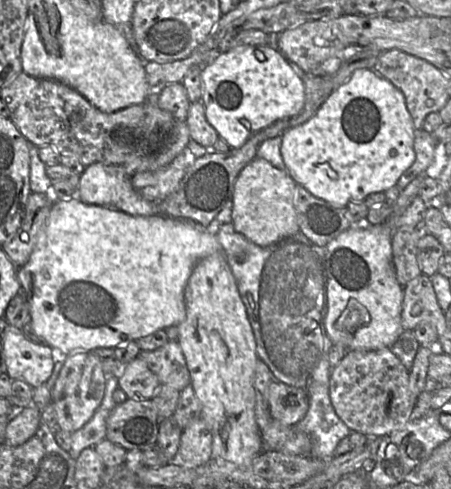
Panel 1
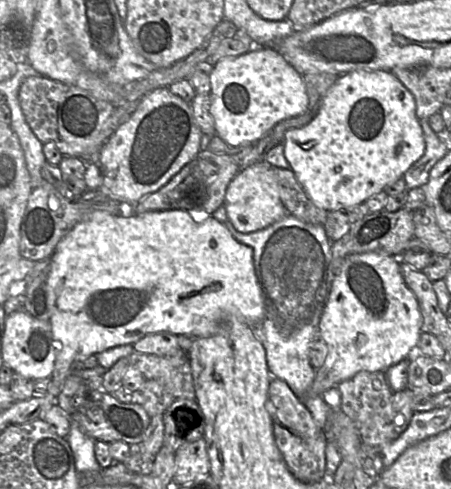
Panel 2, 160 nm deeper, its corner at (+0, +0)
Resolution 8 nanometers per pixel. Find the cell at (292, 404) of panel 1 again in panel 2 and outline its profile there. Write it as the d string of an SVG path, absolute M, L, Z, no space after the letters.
M380 252L352 254L342 263L332 281L328 300L319 324L319 338L328 347L326 360L316 371L311 395L323 395L360 371L385 371L417 351L423 318L414 293L407 286L397 257Z

